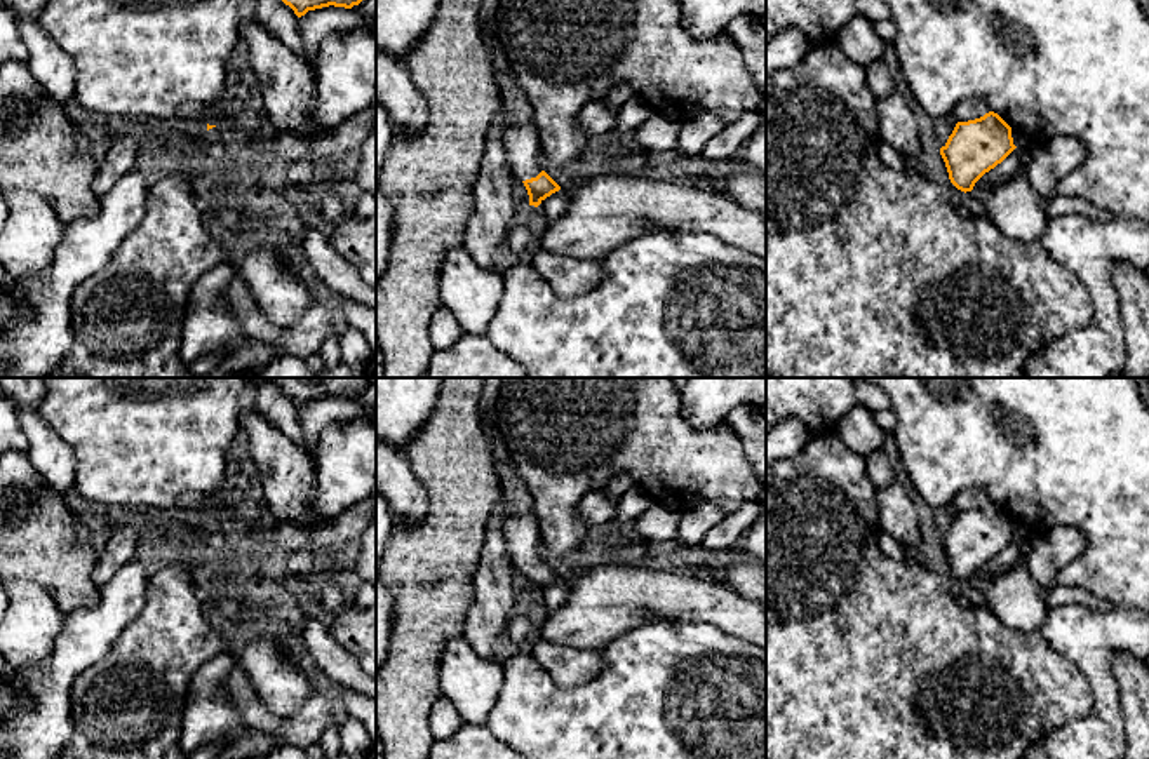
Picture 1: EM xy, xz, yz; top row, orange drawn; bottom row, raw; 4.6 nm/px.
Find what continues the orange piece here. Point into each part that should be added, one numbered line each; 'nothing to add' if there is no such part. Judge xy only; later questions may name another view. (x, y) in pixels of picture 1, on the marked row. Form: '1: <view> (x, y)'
nothing to add

